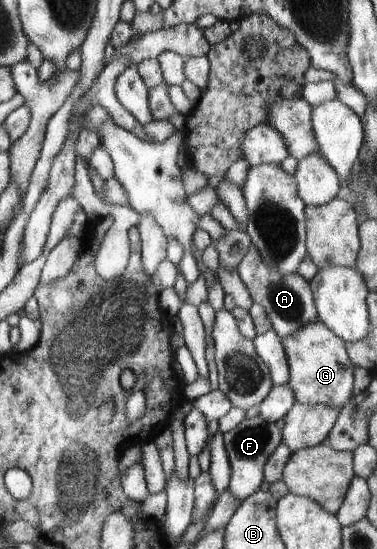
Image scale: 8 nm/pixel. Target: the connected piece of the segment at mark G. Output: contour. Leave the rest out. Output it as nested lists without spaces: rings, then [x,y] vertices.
[[[320,319],[304,324],[289,336],[280,339],[290,370],[288,385],[294,392],[296,402],[304,405],[339,407],[341,410],[351,398],[355,367],[347,354],[346,342]]]

